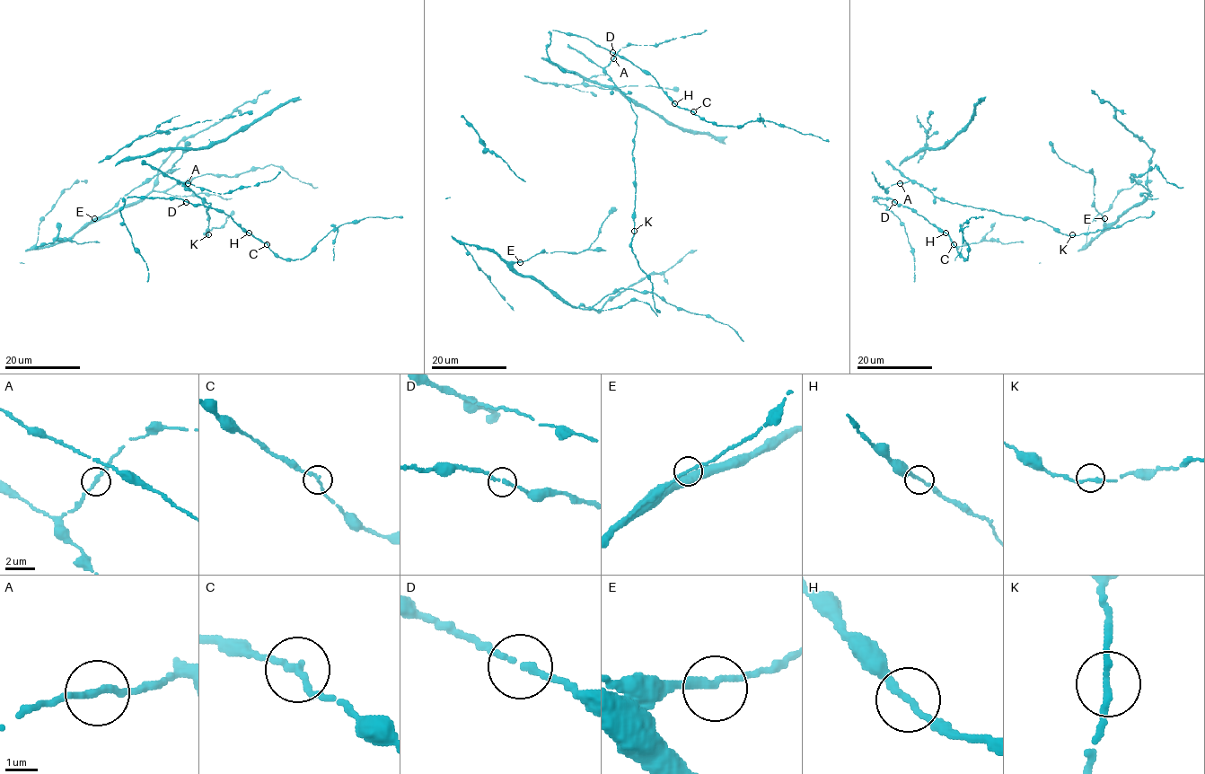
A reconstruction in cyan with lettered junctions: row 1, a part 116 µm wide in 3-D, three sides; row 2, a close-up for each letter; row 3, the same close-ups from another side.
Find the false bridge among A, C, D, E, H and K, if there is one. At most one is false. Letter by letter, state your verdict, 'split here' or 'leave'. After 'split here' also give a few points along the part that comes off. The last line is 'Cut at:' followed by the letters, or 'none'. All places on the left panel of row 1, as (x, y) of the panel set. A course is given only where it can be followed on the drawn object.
A: leave
C: leave
D: leave
E: leave
H: leave
K: leave
Cut at: none

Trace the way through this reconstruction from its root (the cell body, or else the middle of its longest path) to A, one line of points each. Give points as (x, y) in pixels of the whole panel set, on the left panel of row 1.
A: (208, 235), (210, 218), (206, 211), (211, 205), (179, 181), (188, 183)

